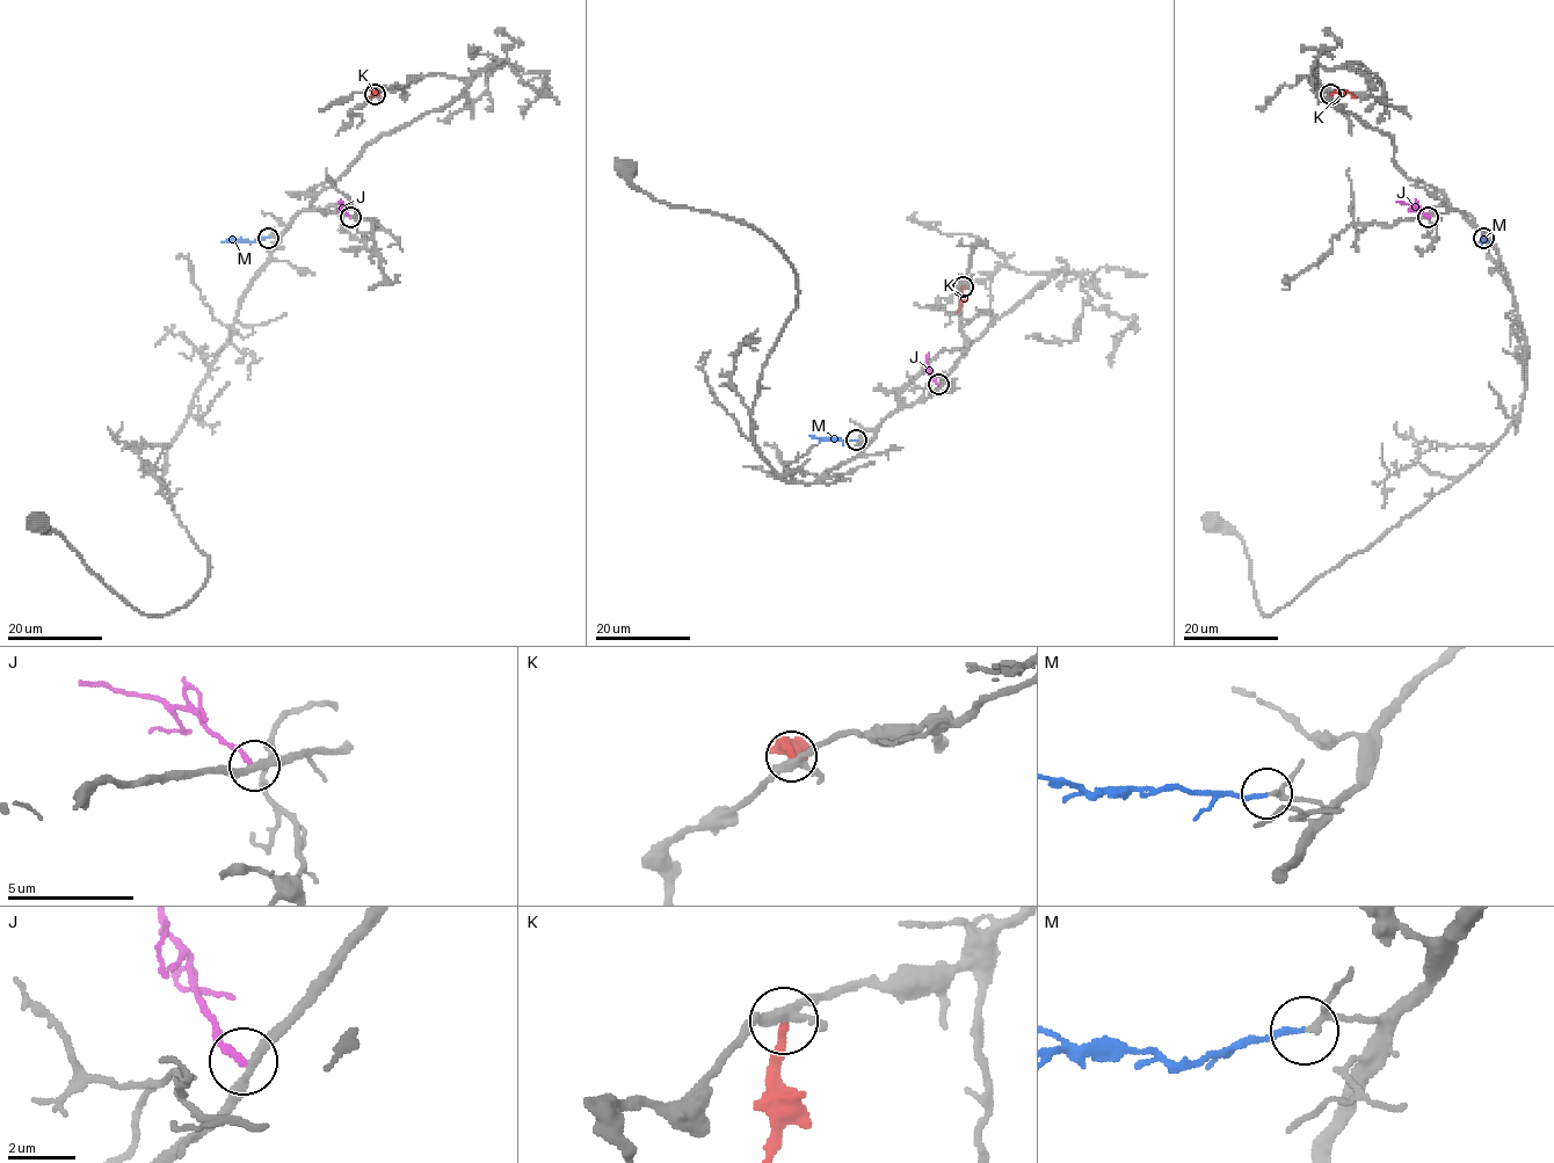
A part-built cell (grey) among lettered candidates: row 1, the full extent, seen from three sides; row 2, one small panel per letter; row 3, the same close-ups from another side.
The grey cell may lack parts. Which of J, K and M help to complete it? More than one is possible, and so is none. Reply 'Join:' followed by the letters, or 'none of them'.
Join: M

